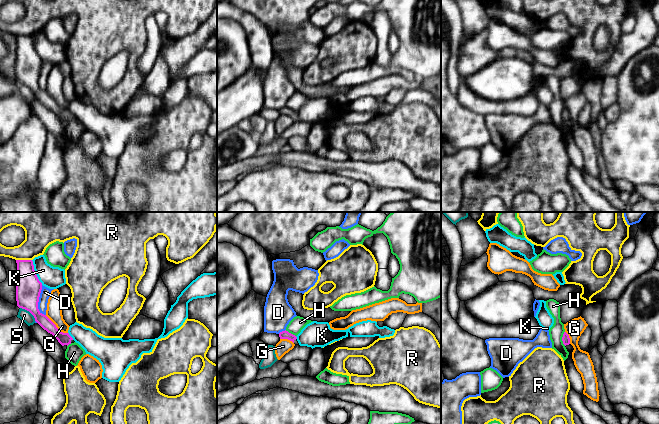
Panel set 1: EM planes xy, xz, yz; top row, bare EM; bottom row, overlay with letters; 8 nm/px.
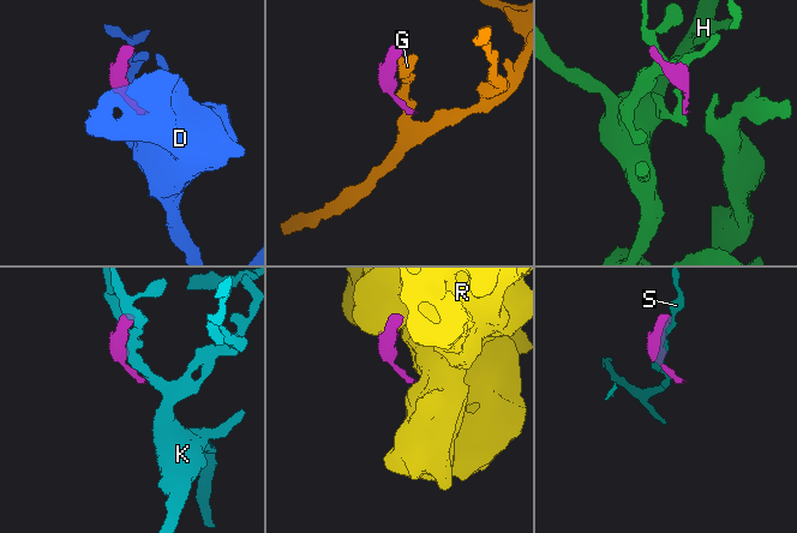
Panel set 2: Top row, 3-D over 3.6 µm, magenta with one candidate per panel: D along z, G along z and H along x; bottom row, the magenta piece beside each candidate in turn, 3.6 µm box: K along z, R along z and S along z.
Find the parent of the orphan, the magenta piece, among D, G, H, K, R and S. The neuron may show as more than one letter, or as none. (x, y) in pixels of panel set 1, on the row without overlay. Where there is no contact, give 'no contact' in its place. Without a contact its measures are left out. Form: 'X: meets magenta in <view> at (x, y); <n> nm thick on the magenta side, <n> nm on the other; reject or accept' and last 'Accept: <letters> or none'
D: meets magenta in xy at (38, 77); 200 nm thick on the magenta side, 80 nm on the other; reject
G: meets magenta in xy at (56, 103); 100 nm thick on the magenta side, 130 nm on the other; reject
H: meets magenta in yz at (562, 114); 60 nm thick on the magenta side, 120 nm on the other; reject
K: meets magenta in xy at (34, 48); 200 nm thick on the magenta side, 180 nm on the other; reject
R: meets magenta in xy at (24, 36); 200 nm thick on the magenta side, 220 nm on the other; reject
S: meets magenta in xy at (29, 87); 200 nm thick on the magenta side, 90 nm on the other; reject
Accept: none

